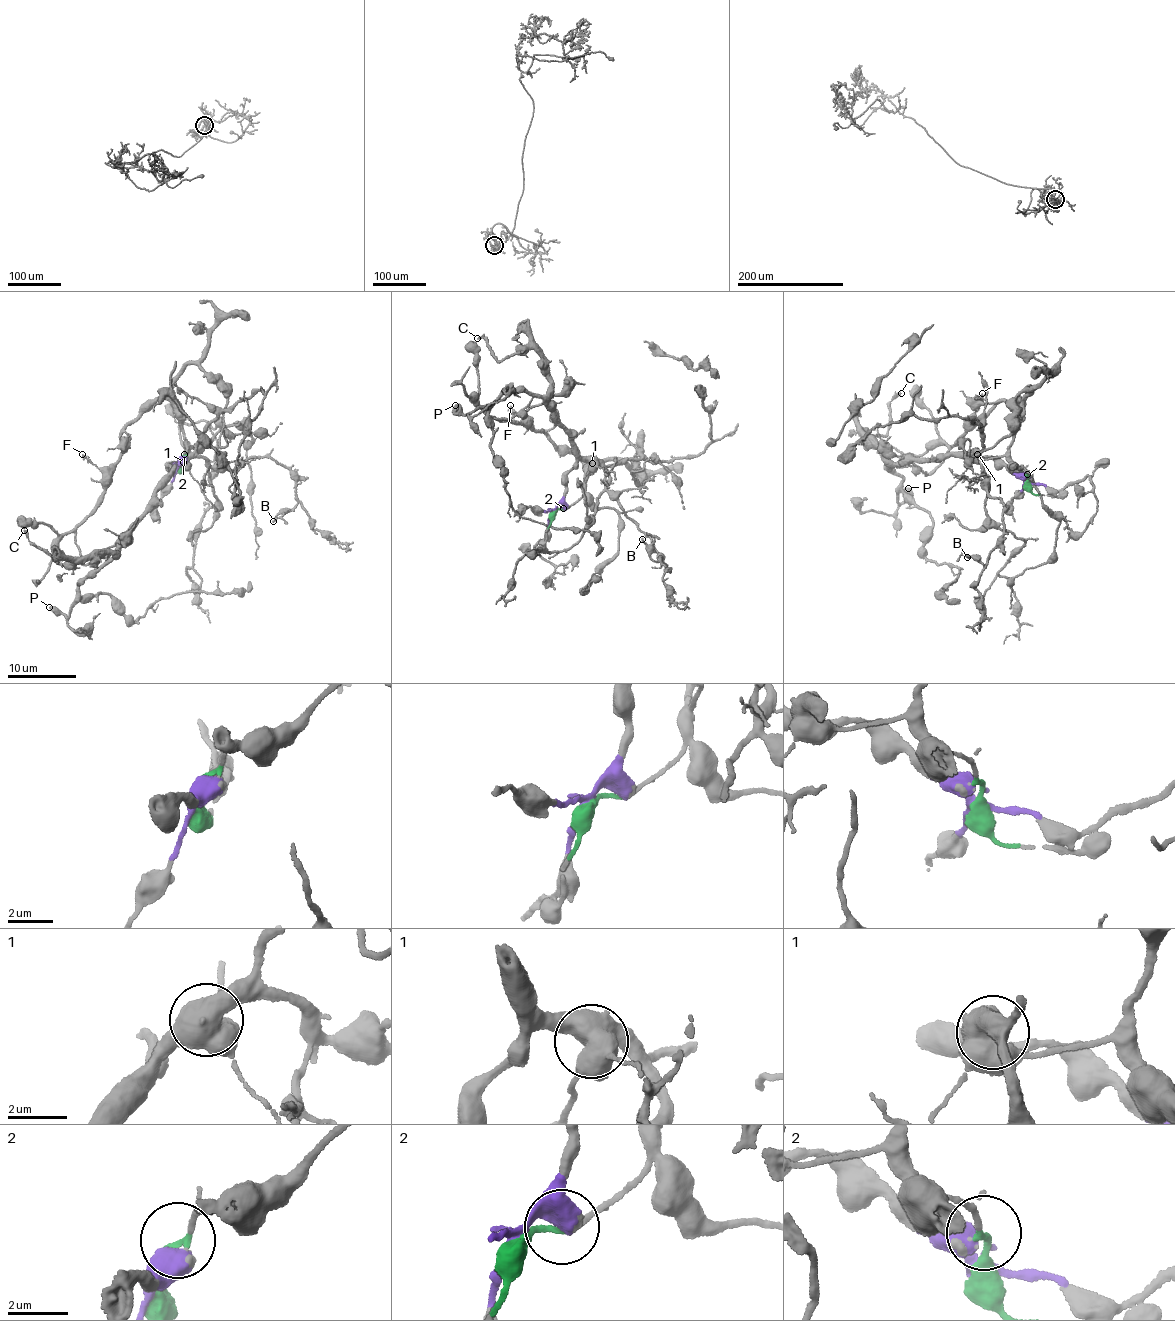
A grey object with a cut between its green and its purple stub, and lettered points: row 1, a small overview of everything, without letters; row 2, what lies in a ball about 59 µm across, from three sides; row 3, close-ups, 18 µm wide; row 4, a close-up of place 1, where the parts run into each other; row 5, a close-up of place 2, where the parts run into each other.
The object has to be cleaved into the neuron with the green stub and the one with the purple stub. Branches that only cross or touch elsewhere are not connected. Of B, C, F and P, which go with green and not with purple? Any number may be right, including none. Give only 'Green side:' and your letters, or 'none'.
Green side: F

